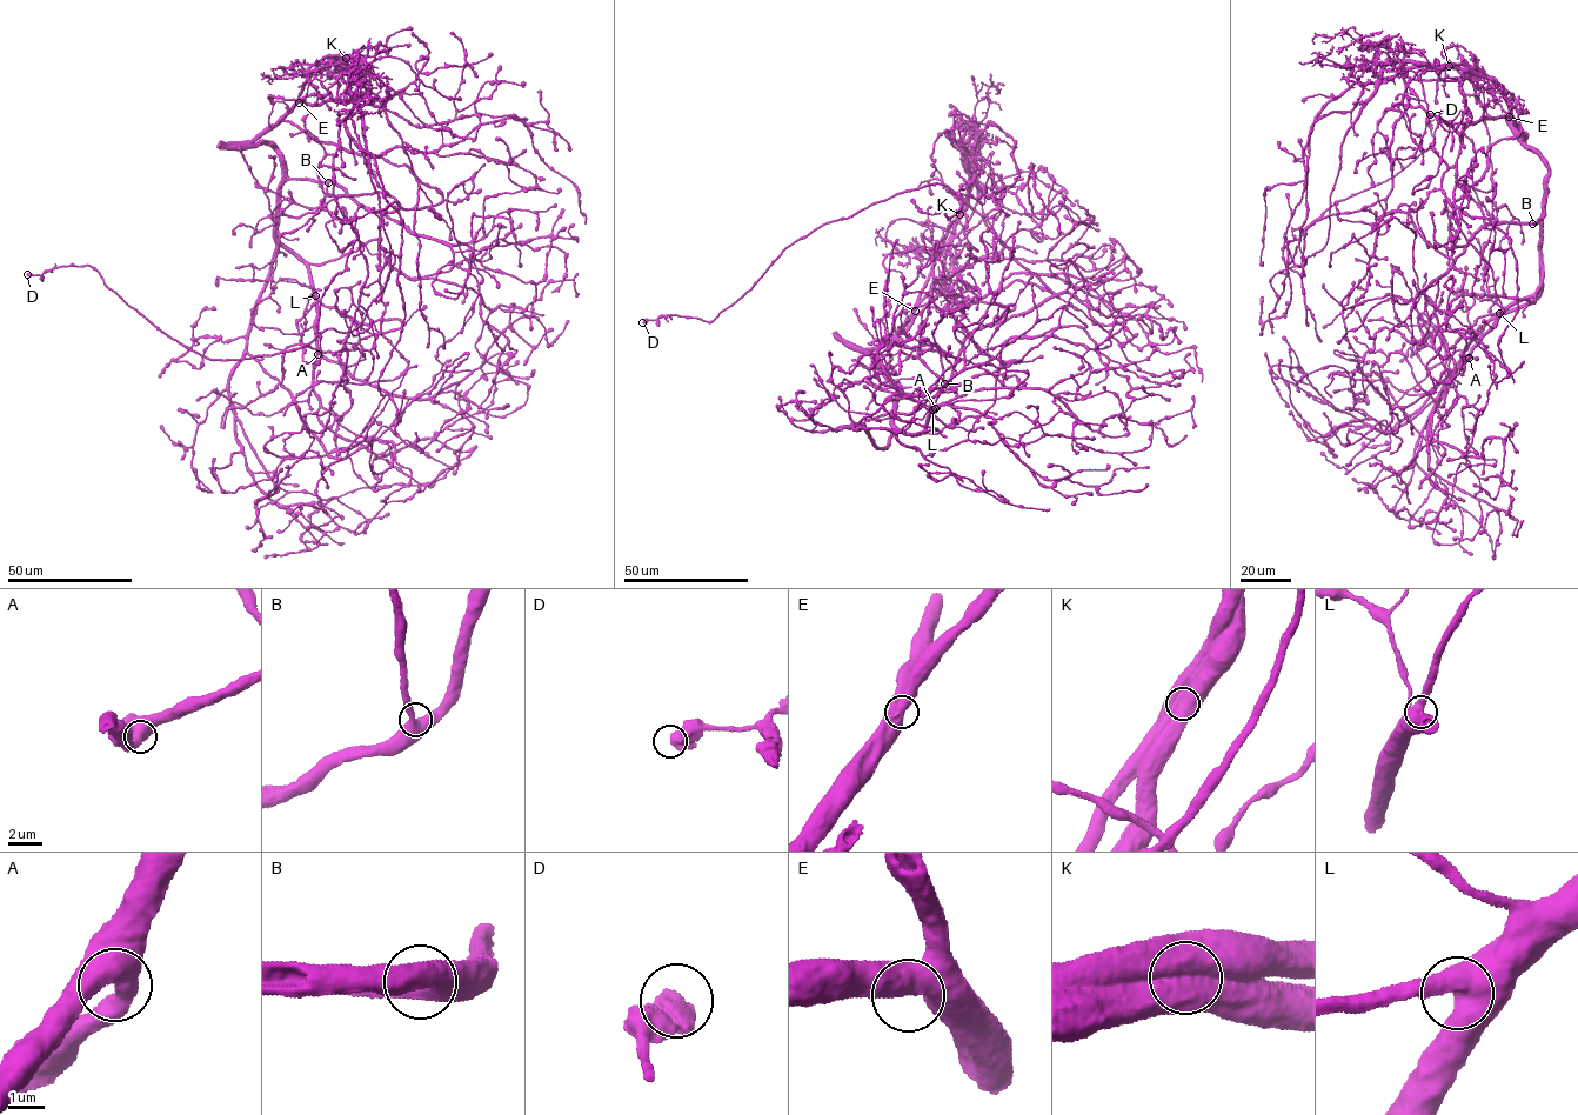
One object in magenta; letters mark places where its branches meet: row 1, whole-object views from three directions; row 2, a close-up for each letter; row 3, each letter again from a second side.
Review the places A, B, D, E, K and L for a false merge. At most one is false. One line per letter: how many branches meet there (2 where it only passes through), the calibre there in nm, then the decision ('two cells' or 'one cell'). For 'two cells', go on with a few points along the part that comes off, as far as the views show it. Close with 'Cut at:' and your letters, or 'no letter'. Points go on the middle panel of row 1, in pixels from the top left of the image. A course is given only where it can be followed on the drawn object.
A: branches 2; calibre 600 nm; one cell
B: branches 2; calibre 650 nm; one cell
D: branches 1; calibre 700 nm; one cell
E: branches 2; calibre 600 nm; one cell
K: branches 1; calibre 1200 nm; two cells; course (960, 214), (963, 160), (982, 158), (1001, 199), (903, 191), (800, 238), (710, 321), (642, 321)
L: branches 2; calibre 600 nm; one cell
Cut at: K

